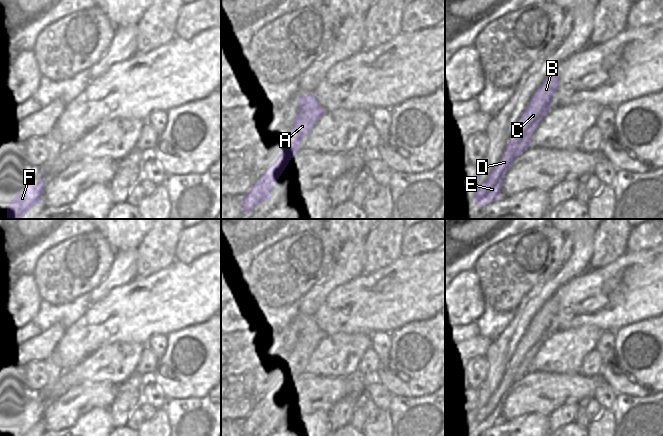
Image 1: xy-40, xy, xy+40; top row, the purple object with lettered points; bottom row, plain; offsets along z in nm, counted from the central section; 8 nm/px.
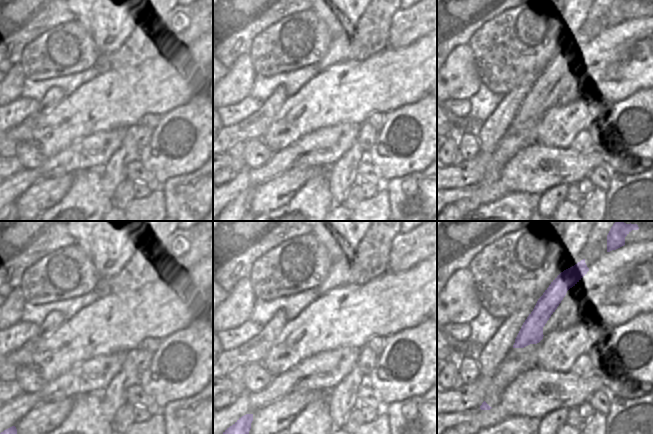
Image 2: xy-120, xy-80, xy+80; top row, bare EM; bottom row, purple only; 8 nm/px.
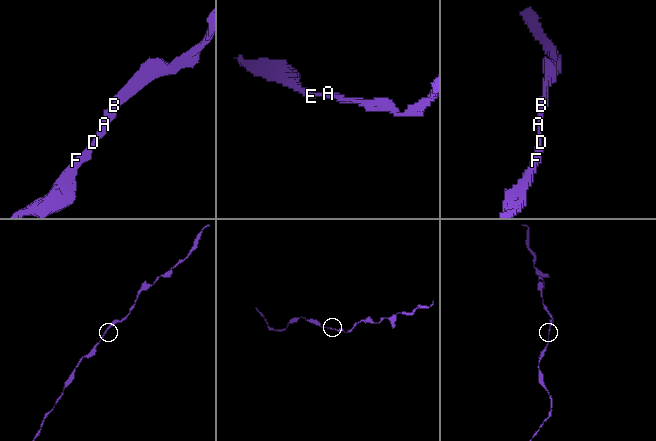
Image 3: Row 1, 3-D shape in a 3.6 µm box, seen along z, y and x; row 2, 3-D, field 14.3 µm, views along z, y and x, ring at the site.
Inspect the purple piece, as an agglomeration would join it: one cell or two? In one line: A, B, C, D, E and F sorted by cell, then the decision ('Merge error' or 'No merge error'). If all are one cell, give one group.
Groups: A B C D E F. No merge error

